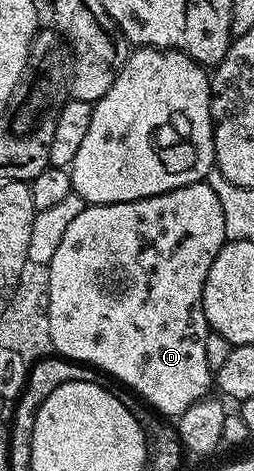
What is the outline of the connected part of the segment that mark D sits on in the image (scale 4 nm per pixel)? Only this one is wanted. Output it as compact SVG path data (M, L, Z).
M208 181L187 184L183 188L175 188L171 192L163 192L159 196L151 196L134 202L103 204L102 206L86 205L85 210L79 212L79 216L75 216L75 220L71 220L71 225L67 227L67 233L59 243L55 256L51 256L48 264L51 272L48 288L48 314L53 350L62 358L106 370L111 377L118 378L125 388L132 391L138 399L144 400L154 411L157 409L161 413L158 415L180 416L183 412L187 412L187 408L191 408L191 404L195 404L200 398L204 398L210 393L215 382L214 371L210 370L207 364L207 336L211 331L205 319L201 301L207 272L211 272L211 264L215 260L215 256L219 256L226 241L223 228L223 207L219 205L219 196L215 196L215 192L211 192Z

